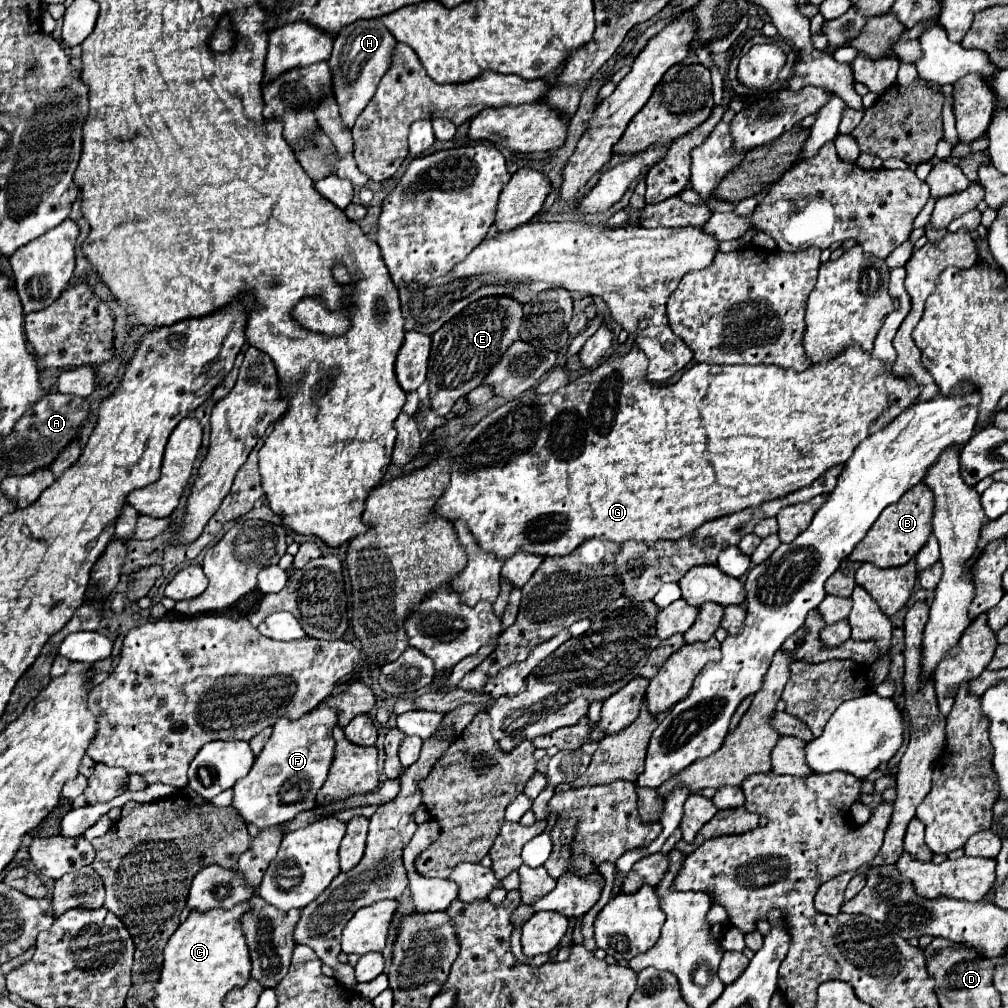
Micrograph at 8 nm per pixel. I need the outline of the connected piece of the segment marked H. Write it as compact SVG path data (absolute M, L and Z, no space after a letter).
M360 20L356 24L350 24L344 28L336 40L334 50L328 60L334 76L334 94L336 102L340 106L340 116L346 128L352 128L356 122L356 116L366 108L368 100L374 96L376 86L380 78L388 72L392 66L392 56L396 48L396 38L384 28L382 20Z

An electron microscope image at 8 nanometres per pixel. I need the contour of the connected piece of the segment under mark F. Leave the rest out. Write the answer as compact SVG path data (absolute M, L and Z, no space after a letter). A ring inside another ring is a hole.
M320 708L298 720L278 720L274 724L274 732L262 752L256 756L254 768L248 772L248 776L244 776L232 786L232 808L240 812L246 824L270 828L292 820L296 814L312 810L316 806L316 792L324 784L332 762L332 728L336 726L336 722L336 710ZM292 786L300 788L300 800L286 804L282 796Z

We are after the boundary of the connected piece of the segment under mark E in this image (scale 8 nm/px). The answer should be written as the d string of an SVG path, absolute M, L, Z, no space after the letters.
M486 296L480 298L464 312L448 320L432 336L432 352L428 366L428 384L430 384L430 402L432 408L446 416L460 396L466 396L470 390L484 382L484 376L490 372L492 364L510 348L510 344L520 338L522 324L522 304L510 296Z

